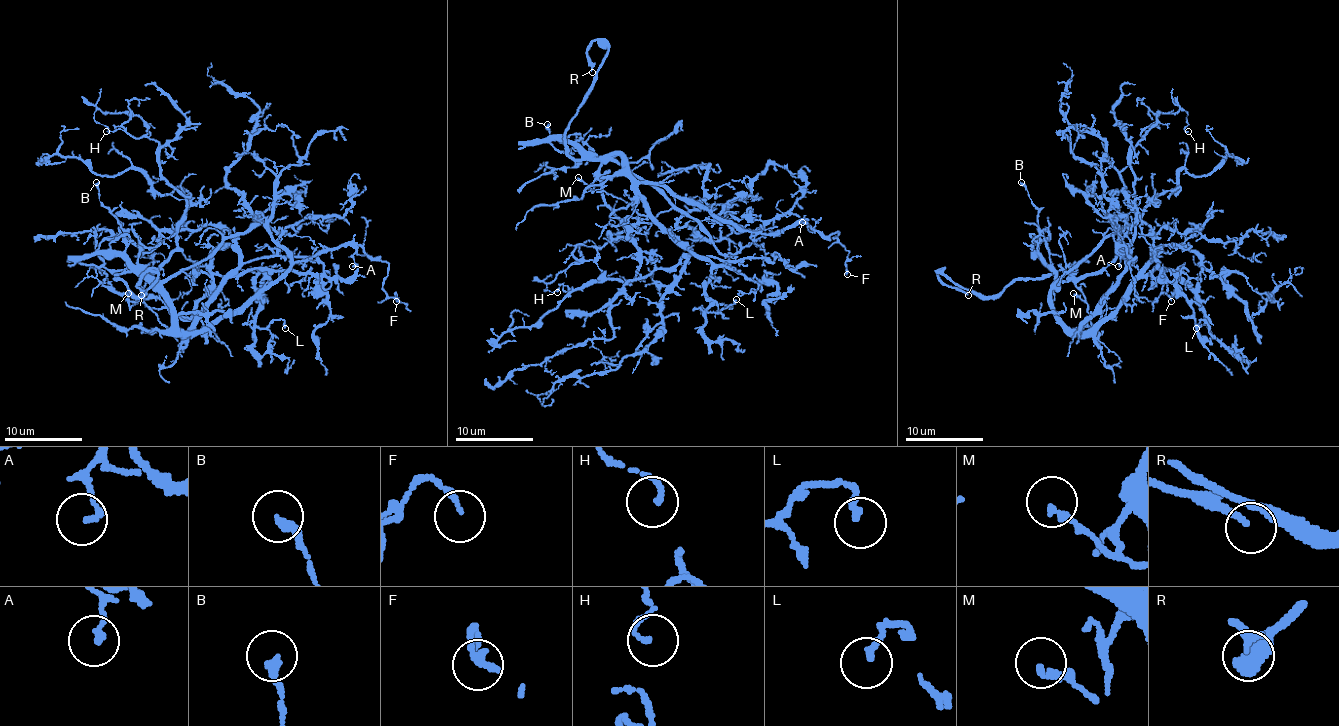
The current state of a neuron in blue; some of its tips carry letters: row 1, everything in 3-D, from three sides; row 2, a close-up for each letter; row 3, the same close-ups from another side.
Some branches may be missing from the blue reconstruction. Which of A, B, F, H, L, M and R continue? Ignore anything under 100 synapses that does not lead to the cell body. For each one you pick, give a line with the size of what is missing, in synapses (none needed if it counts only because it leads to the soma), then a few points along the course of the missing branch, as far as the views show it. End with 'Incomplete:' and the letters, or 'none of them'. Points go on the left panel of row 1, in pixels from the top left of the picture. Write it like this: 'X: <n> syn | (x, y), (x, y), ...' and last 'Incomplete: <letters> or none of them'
R: (141, 295), (166, 299), (178, 276), (174, 278)
Incomplete: R

